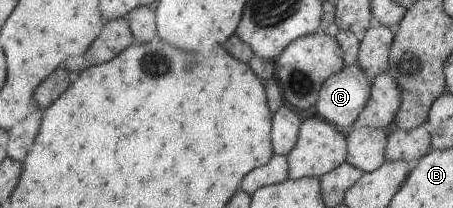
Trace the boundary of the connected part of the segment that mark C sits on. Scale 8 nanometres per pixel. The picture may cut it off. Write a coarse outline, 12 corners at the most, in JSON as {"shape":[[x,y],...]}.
{"shape":[[358,65],[322,82],[318,116],[346,132],[370,86]]}

